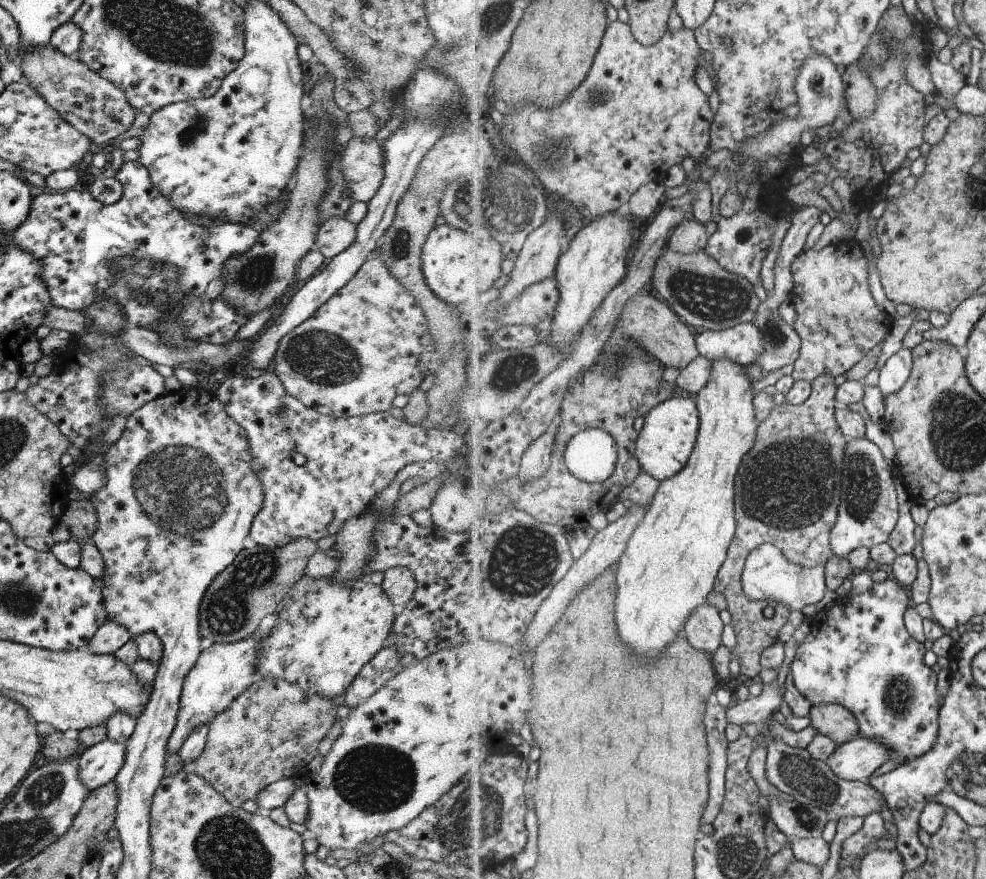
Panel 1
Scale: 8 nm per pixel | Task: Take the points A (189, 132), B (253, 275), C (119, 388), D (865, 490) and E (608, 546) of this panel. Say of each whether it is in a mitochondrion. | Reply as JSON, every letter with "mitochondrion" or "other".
{"A":"mitochondrion","B":"mitochondrion","C":"mitochondrion","D":"mitochondrion","E":"other"}

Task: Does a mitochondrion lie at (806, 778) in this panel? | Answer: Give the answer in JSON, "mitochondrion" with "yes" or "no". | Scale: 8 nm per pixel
{"mitochondrion":"yes"}

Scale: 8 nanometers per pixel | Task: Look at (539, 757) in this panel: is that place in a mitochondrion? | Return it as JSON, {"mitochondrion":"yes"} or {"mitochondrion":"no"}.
{"mitochondrion":"no"}

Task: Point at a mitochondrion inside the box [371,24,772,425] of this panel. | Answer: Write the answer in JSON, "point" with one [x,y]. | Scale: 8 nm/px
{"point":[557,145]}

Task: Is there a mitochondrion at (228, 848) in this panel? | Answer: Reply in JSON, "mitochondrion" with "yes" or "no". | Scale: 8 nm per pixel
{"mitochondrion":"yes"}

